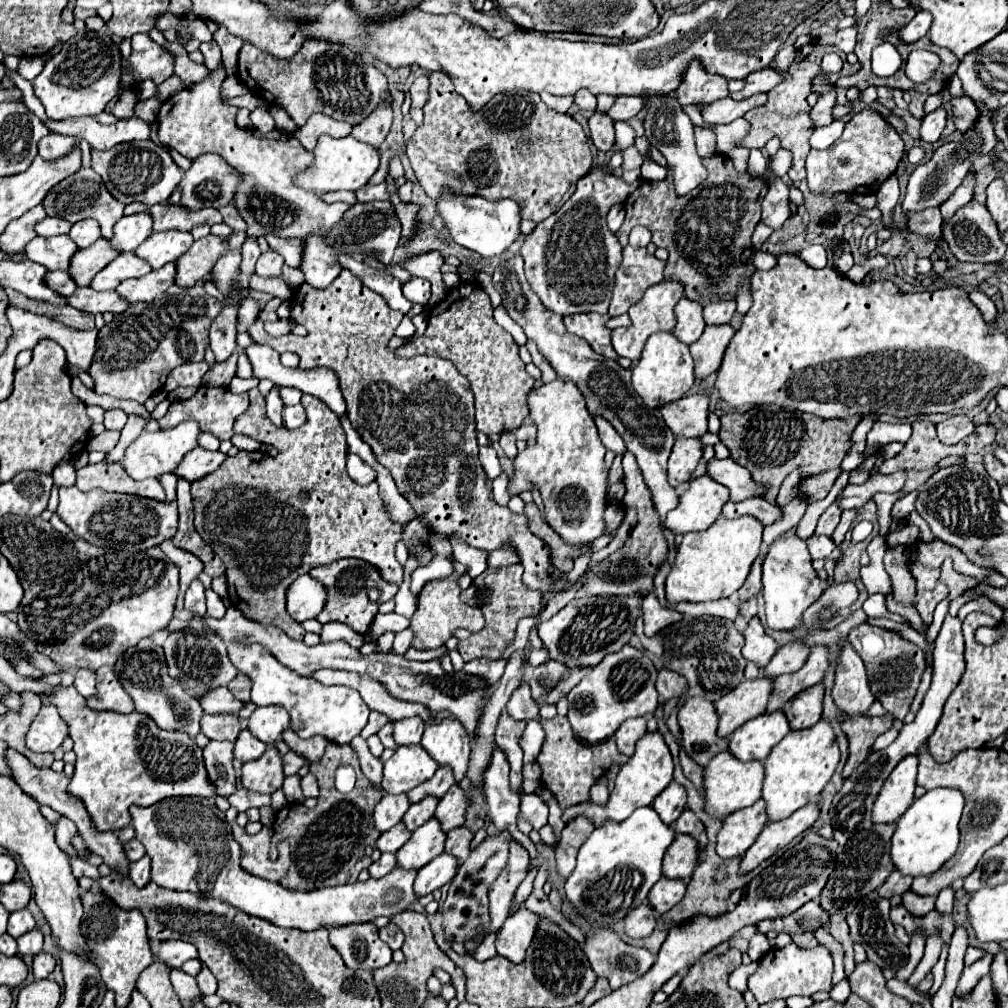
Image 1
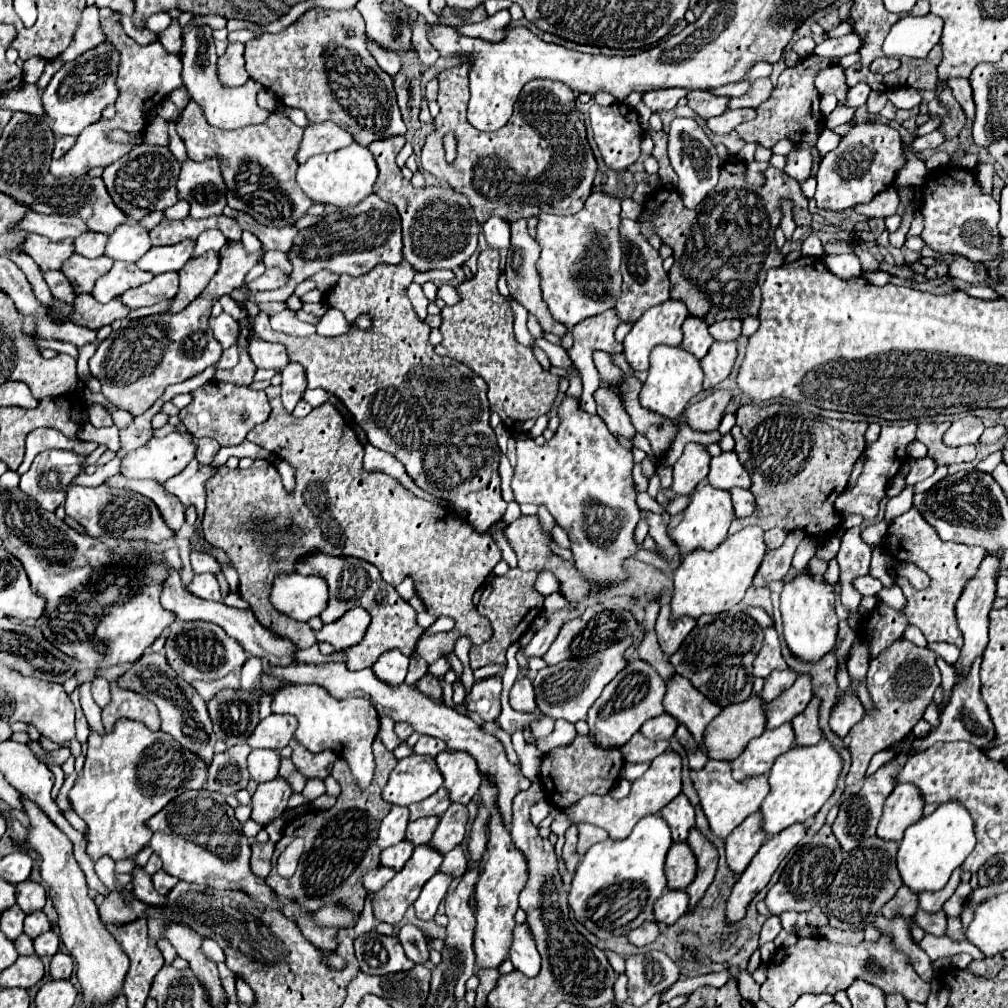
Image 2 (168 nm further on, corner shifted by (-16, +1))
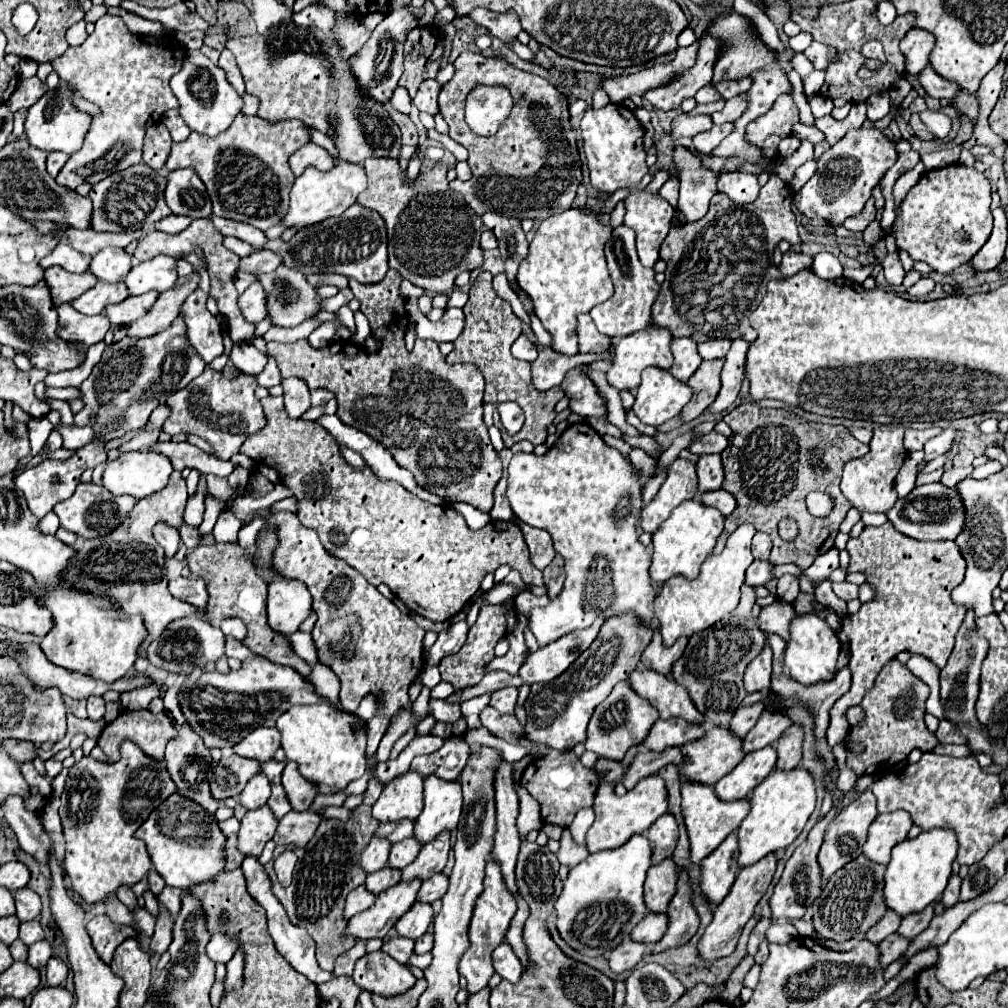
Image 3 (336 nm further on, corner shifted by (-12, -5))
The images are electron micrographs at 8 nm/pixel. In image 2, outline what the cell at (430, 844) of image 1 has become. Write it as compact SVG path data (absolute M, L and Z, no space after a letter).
M428 844L426 846L418 846L414 848L414 854L410 856L410 860L406 862L406 866L396 872L396 876L382 888L378 890L374 896L372 896L372 910L374 910L374 918L380 920L380 922L388 922L388 924L398 924L406 912L406 908L418 898L422 886L438 872L440 864L442 864L442 854L438 854L434 848L430 848Z

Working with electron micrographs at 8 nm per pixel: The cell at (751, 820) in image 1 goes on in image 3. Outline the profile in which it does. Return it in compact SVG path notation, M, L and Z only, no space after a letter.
M732 832L710 856L702 860L702 894L720 904L730 892L738 874L738 838Z

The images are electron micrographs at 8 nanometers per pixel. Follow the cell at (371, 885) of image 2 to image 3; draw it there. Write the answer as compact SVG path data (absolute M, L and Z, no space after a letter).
M364 886L354 888L354 890L348 894L348 898L346 898L344 916L346 916L346 918L352 918L354 914L370 908L370 906L374 904L374 900L376 900L376 896L372 896L372 892L370 892L368 888L364 888Z

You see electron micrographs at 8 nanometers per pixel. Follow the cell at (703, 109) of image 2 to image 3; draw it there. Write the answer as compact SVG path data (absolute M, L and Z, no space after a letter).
M680 114L678 118L672 120L672 136L680 138L680 136L696 136L698 132L710 130L712 128L712 120L708 114Z

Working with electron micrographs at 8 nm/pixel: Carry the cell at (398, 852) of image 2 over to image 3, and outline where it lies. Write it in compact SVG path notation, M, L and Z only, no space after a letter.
M386 866L386 868L380 868L380 870L372 872L372 874L368 874L368 878L366 878L366 888L368 888L370 892L378 894L378 892L384 892L384 890L388 890L390 886L398 884L400 878L402 878L402 872L400 872L400 870L392 870L390 866Z

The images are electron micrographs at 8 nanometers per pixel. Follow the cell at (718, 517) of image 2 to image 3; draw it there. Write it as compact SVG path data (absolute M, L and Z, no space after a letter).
M692 498L680 504L652 536L652 546L654 546L654 556L650 566L652 582L662 584L676 574L682 574L686 578L696 578L702 562L712 554L714 544L724 530L724 520L726 518L722 516L720 510L706 506L700 498Z

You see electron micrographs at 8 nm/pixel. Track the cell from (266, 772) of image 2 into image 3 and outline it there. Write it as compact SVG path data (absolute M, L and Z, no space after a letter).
M258 772L248 780L244 792L240 794L240 804L246 810L254 810L254 808L266 804L268 798L270 798L270 782L264 772Z

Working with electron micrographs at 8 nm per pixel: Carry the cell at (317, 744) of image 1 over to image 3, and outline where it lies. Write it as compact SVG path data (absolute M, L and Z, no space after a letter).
M286 762L284 774L282 774L282 784L284 784L286 796L288 796L294 810L306 810L312 804L312 800L316 798L316 794L318 794L316 784L306 780L298 772L296 762Z

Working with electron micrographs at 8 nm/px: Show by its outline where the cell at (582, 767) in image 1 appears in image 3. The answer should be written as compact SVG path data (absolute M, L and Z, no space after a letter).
M572 750L566 752L550 752L544 758L532 760L522 774L522 786L540 802L542 820L548 824L558 824L568 828L580 808L588 808L594 804L596 788L600 784L600 774L594 768L584 768L578 756Z

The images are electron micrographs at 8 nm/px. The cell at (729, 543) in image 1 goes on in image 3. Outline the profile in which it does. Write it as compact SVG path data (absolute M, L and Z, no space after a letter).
M742 524L734 534L730 534L722 554L710 554L704 560L698 578L688 580L684 576L674 576L664 582L660 596L654 600L654 614L660 620L660 632L666 646L672 646L680 636L702 632L704 628L732 614L740 600L740 586L744 584L746 568L754 562L754 556L750 552L754 534L756 528L752 524Z

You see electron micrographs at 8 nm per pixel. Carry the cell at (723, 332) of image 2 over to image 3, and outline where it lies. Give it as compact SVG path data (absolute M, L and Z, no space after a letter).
M716 338L698 344L698 352L704 360L714 360L714 358L724 358L730 350L730 340L728 338Z

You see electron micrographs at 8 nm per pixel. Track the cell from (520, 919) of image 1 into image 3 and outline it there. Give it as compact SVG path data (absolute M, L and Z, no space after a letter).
M502 942L502 944L492 952L492 960L494 960L496 972L498 972L504 980L508 980L508 982L512 982L512 984L516 984L516 982L520 980L520 976L522 976L522 962L520 962L520 958L514 954L514 950L508 946L508 942Z

